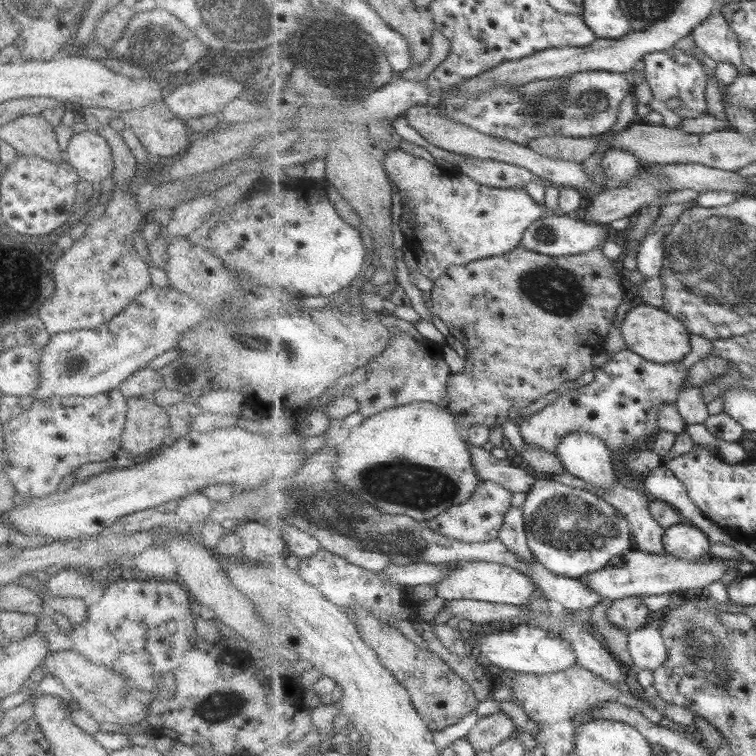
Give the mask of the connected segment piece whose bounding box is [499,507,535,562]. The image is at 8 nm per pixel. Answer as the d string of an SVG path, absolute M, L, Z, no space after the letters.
M523 508L511 509L499 540L502 540L520 559L528 560L528 562L534 560L535 555L529 544Z

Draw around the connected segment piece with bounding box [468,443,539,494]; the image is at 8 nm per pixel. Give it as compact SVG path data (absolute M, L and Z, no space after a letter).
M471 444L474 465L479 473L480 479L484 481L495 481L512 493L531 492L532 488L539 482L536 475L532 476L528 470L511 464L507 459L498 459L492 451L485 450L482 446Z

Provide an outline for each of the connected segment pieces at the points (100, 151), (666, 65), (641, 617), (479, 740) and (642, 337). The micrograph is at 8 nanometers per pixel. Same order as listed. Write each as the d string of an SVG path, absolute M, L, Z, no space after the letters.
M82 131L70 138L66 161L76 169L79 178L98 187L113 174L114 160L108 142L97 132Z
M672 48L665 52L654 52L645 57L646 67L644 75L652 88L654 98L666 103L672 98L680 98L682 106L675 110L682 118L700 118L710 115L710 104L708 102L708 68L700 60L692 57L684 50Z
M644 597L615 600L609 608L609 620L625 631L643 629L650 622L650 608Z
M501 710L498 713L480 718L467 737L478 752L482 752L482 750L493 751L502 742L514 737L515 732L514 719Z
M639 304L630 310L622 324L622 334L630 350L640 353L640 356L660 364L679 363L692 352L692 332L684 320L674 316L666 309L652 305Z

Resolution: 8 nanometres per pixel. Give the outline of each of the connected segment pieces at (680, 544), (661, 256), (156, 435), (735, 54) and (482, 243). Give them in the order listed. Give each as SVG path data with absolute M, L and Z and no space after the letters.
M687 521L667 529L664 543L667 553L688 561L698 561L712 550L708 534Z
M674 225L660 228L660 231L648 235L641 244L638 253L638 269L647 279L660 276L666 264L666 236L672 232Z
M142 395L127 398L127 401L128 412L126 414L124 432L122 432L121 436L121 448L133 455L140 455L160 447L162 440L171 434L166 408L160 408L154 402L144 400Z
M719 10L704 25L701 25L694 33L695 42L700 48L718 64L730 62L734 64L741 75L752 75L753 71L744 63L742 45L736 30L730 22L720 13Z
M404 150L390 151L385 168L399 190L403 214L400 226L406 236L406 246L418 260L418 268L431 280L438 281L454 265L464 266L476 260L502 256L522 246L532 224L548 214L548 208L536 202L526 188L498 188L482 184L461 171L450 171L436 163L413 156Z

